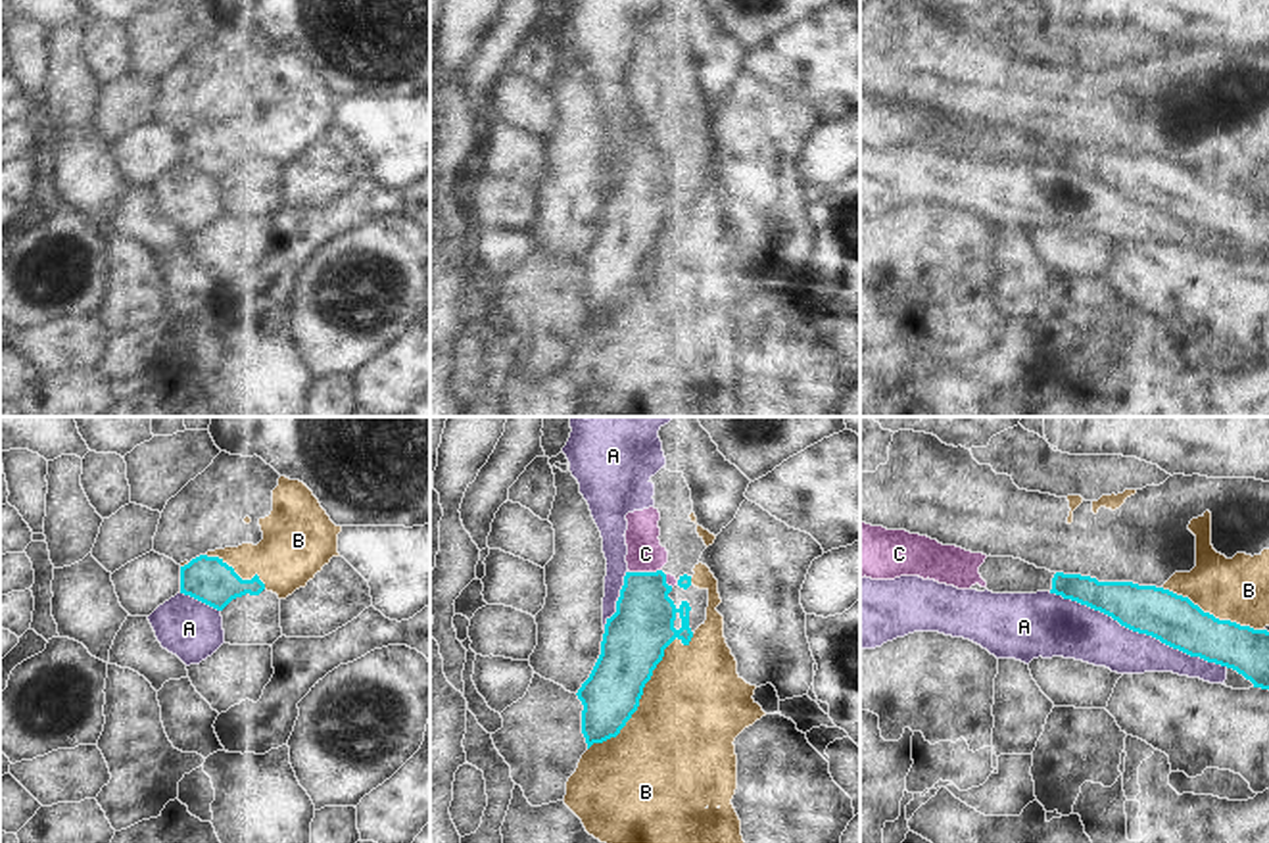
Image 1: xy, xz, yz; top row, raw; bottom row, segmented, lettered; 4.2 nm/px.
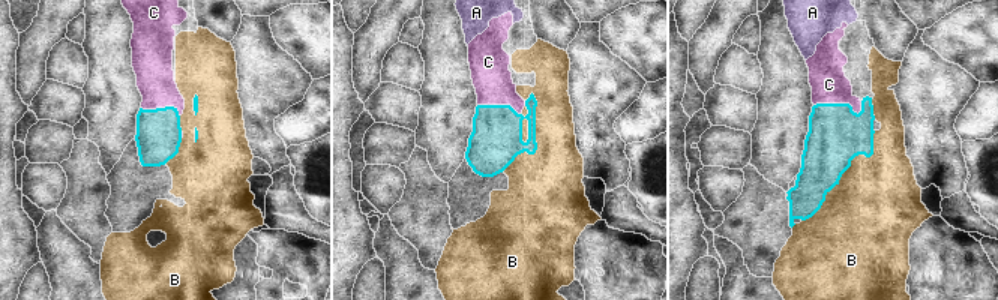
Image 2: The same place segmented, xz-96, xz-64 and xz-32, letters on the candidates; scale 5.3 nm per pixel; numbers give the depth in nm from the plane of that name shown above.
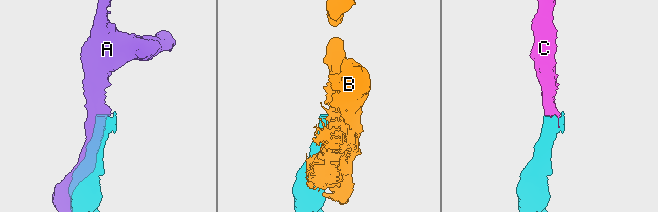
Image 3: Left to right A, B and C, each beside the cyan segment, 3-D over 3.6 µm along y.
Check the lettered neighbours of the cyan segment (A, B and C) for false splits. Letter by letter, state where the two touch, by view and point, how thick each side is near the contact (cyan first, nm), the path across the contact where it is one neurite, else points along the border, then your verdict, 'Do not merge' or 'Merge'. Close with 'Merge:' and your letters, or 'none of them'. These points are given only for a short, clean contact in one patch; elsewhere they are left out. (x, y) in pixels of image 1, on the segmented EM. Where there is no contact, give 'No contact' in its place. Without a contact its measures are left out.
A: Touches cyan at yz (1139, 632). Thickness 220 nm (cyan) against 220 nm. Do not merge
B: Touches cyan at xz (642, 692). Thickness 260 nm (cyan) against 440 nm. Do not merge
C: Touches cyan at xz (646, 573). Thickness 260 nm (cyan) against 150 nm. Path across: xz (640, 630), (646, 573), (646, 553). Merge
Merge: C

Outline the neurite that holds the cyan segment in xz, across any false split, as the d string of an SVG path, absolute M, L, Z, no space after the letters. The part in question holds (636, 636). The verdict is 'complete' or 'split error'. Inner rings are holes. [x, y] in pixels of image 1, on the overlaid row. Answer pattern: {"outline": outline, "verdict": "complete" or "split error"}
{"outline": "M655 507L634 511L626 515L626 545L628 545L628 572L616 601L616 613L607 618L601 641L601 655L589 678L578 689L582 711L582 734L587 749L593 743L603 743L616 737L632 714L639 707L645 684L651 680L653 670L664 657L664 649L678 638L689 645L693 632L689 628L689 603L682 601L680 607L668 597L674 586L687 590L691 576L680 578L664 574L662 566L668 563L668 551L660 545L660 513Z", "verdict": "split error"}

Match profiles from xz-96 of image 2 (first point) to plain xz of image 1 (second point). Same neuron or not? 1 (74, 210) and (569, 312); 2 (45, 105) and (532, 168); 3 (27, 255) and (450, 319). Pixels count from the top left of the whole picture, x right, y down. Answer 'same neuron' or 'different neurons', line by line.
1: same neuron
2: same neuron
3: same neuron

